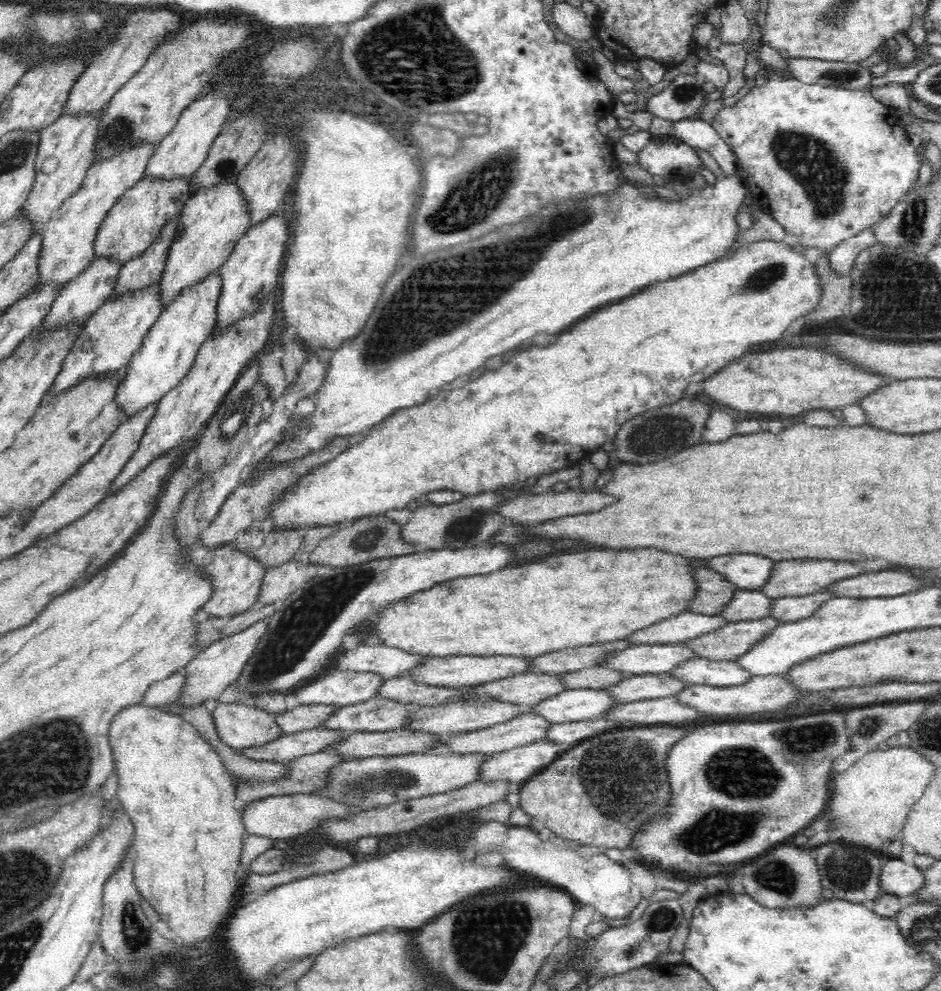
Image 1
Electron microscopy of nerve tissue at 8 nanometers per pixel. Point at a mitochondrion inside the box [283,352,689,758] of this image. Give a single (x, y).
(461, 528)

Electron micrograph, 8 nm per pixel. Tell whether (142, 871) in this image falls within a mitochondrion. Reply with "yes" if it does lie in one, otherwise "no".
no

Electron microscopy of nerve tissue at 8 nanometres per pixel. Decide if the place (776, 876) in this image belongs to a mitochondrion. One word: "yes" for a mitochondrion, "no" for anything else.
yes

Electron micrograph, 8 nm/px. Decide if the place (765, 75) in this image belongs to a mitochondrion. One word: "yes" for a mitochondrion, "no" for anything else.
no

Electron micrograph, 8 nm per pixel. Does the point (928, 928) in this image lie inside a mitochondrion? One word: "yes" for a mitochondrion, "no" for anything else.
yes

